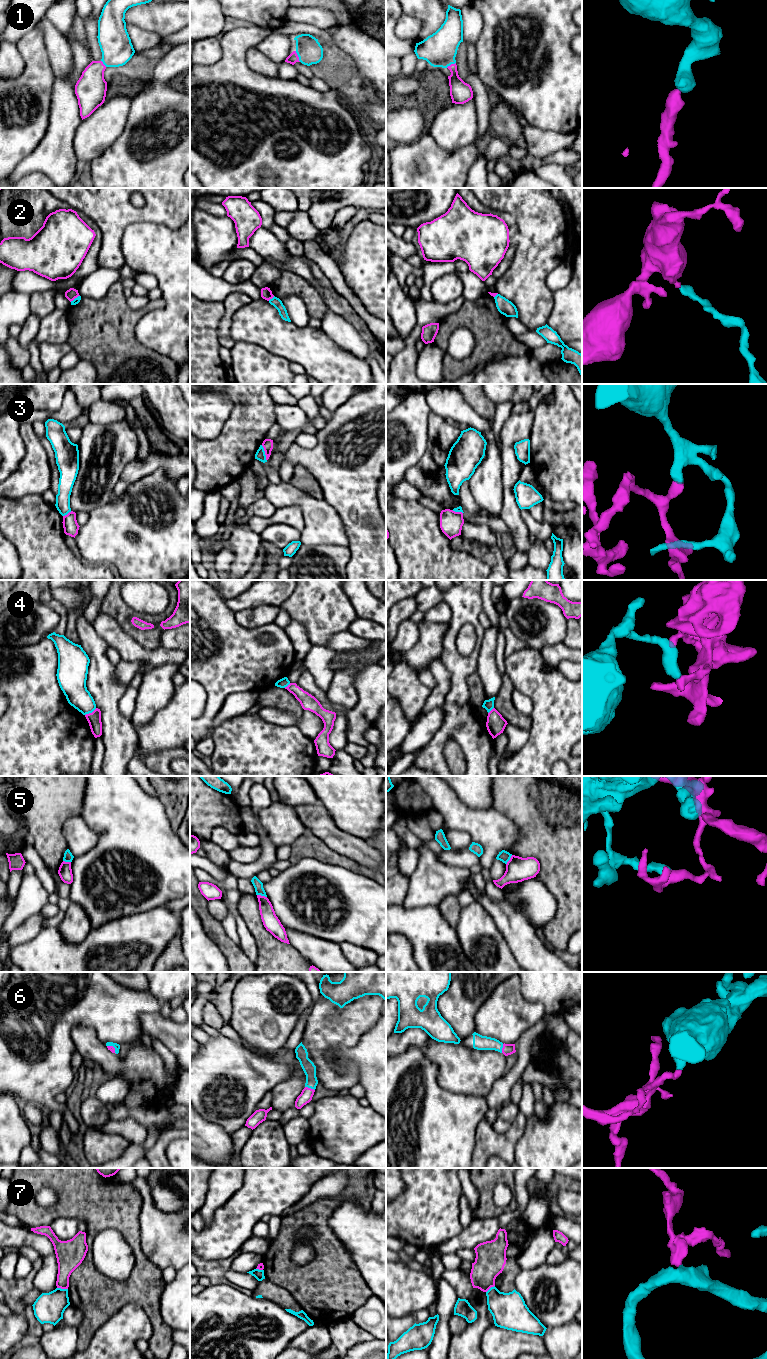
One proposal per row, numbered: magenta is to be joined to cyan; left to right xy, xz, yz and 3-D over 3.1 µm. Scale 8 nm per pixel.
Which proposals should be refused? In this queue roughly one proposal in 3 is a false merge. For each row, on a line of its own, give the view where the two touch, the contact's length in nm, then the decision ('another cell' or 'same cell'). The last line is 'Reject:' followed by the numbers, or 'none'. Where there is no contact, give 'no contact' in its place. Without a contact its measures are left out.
1: xz | 100 nm | same cell
2: xz | 70 nm | another cell
3: xz | 130 nm | another cell
4: xy | 110 nm | another cell
5: xz | 80 nm | another cell
6: xz | 90 nm | same cell
7: xy | 90 nm | another cell
Reject: 2, 3, 4, 5, 7

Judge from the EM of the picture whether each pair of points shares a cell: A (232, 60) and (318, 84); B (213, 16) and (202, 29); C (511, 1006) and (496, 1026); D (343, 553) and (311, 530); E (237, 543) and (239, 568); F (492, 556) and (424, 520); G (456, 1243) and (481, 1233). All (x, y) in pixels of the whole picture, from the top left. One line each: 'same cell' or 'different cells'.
A: different cells
B: same cell
C: same cell
D: different cells
E: same cell
F: different cells
G: same cell

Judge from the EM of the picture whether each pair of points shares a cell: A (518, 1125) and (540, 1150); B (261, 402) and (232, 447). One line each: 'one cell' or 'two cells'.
A: two cells
B: one cell

